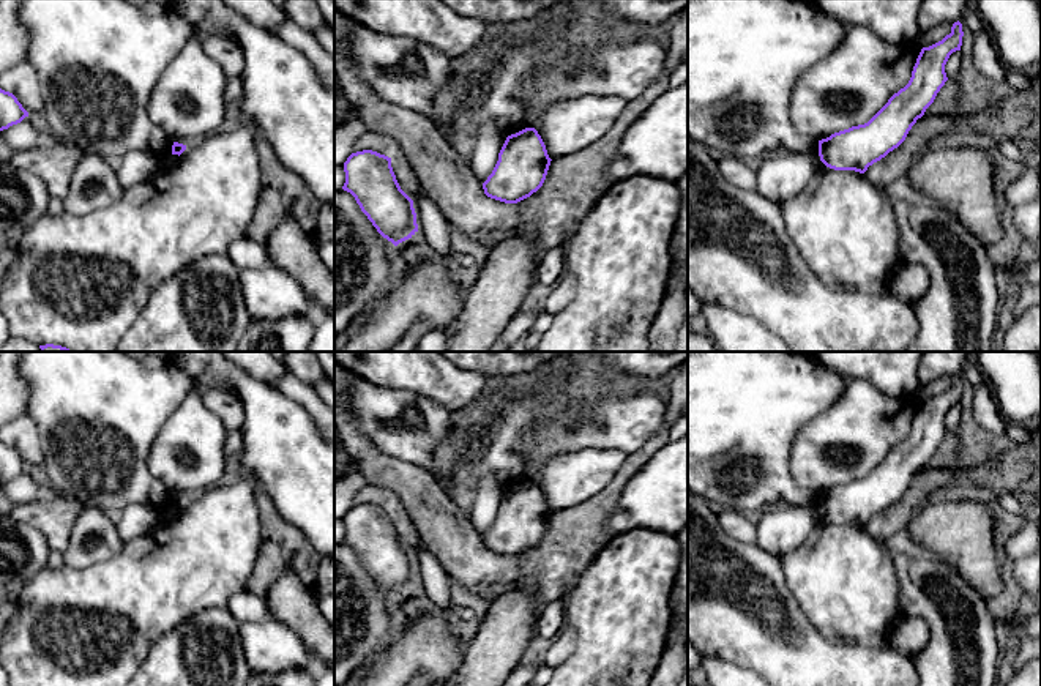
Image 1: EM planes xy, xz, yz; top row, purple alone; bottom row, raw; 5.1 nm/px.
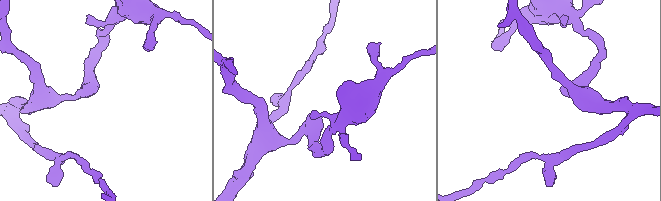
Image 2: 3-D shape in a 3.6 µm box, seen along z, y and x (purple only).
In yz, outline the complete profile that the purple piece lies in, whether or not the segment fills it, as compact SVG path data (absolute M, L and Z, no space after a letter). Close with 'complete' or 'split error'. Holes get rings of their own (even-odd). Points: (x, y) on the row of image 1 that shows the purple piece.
M957 21L942 41L923 47L909 84L868 123L819 140L820 161L834 170L864 173L869 166L897 148L948 80L945 65L953 52L961 50L962 36L962 24Z; complete

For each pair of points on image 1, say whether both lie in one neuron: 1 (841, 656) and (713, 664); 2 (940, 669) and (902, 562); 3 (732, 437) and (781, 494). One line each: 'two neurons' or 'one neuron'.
1: two neurons
2: one neuron
3: one neuron

